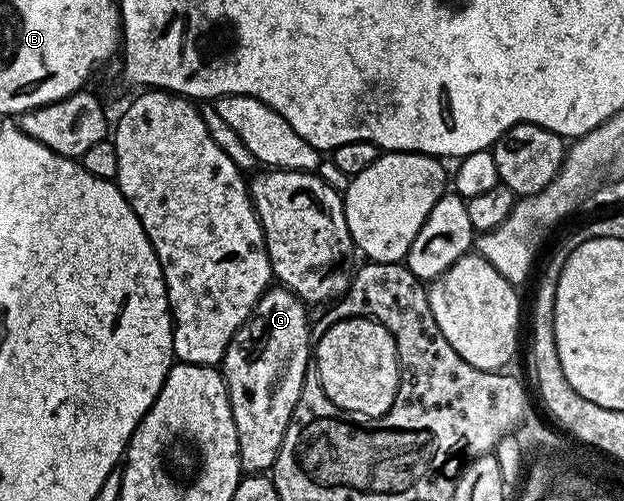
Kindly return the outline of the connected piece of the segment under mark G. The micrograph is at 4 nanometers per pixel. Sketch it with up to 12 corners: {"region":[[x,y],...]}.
{"region":[[267,288],[222,355],[238,457],[273,469],[312,316]]}

